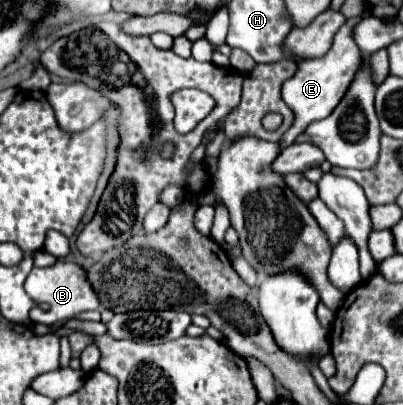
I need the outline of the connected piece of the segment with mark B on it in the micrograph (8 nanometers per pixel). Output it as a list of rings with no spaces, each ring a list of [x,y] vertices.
[[[58,259],[50,267],[34,267],[24,281],[24,289],[36,303],[30,311],[30,319],[34,323],[64,325],[68,319],[76,317],[78,313],[100,309],[100,299],[92,287],[92,283],[88,281],[88,271],[72,261]]]

